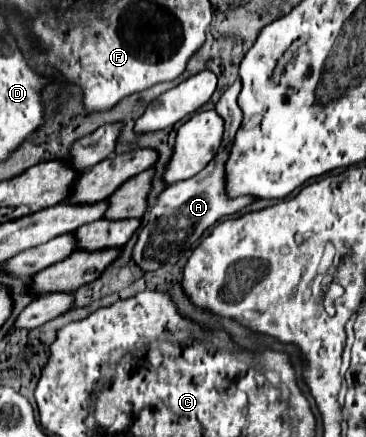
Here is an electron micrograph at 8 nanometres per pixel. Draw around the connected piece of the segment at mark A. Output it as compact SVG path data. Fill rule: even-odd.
M240 81L230 85L222 93L220 101L216 103L216 113L224 119L224 137L220 143L220 153L216 153L216 157L200 173L196 173L196 177L190 177L186 181L180 181L176 185L166 187L158 195L154 207L150 209L148 223L142 227L138 241L132 249L132 259L144 273L156 271L166 263L170 263L170 265L178 263L184 257L184 253L190 251L214 223L218 223L224 215L234 215L236 211L244 209L246 205L250 205L254 201L252 197L238 197L238 199L226 197L224 163L228 159L230 145L232 145L234 135L236 135L240 121L242 121L242 111L236 103L238 93L240 93ZM176 215L178 215L178 219L176 219Z

